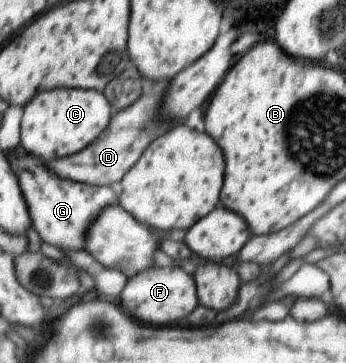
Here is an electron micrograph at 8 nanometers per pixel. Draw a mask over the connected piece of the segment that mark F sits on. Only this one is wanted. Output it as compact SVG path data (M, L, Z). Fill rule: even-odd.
M178 265L149 269L131 276L123 286L117 299L120 309L129 317L137 317L145 325L165 327L187 317L199 305L196 282L192 275L185 273Z

